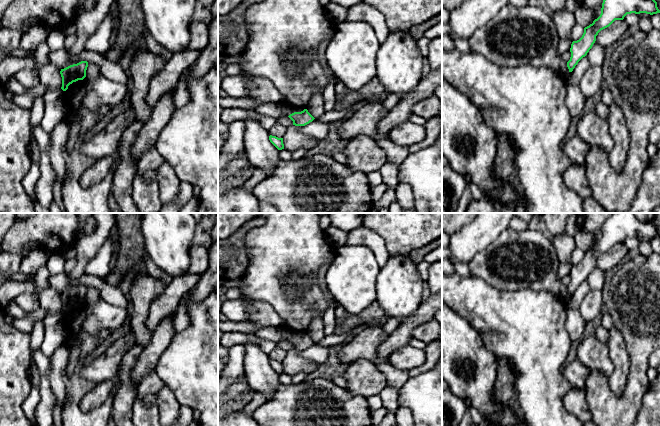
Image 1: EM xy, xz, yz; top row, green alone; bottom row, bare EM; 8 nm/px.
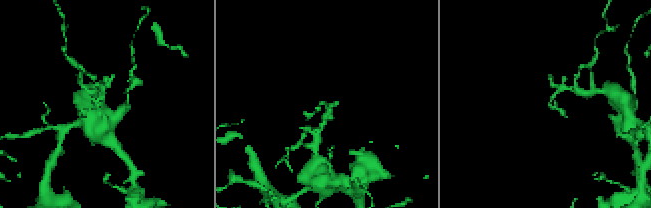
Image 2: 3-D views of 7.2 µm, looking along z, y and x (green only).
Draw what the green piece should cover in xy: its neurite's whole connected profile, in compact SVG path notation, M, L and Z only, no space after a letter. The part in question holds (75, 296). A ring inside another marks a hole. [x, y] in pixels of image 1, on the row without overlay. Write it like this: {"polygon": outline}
{"polygon": "M81 285L77 288L70 289L64 293L61 293L60 298L62 301L63 315L68 313L68 310L78 304L83 304L86 301L86 294L88 291L87 285Z"}

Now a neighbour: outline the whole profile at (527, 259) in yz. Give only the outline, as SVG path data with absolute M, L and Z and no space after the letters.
M507 228L497 239L478 252L468 266L472 275L499 290L548 290L555 297L566 302L570 296L567 287L558 278L559 264L556 249L550 238L537 230L526 229L517 232Z

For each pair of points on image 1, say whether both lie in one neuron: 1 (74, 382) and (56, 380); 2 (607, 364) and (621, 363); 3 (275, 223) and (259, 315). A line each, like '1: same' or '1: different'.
1: different
2: same
3: different

